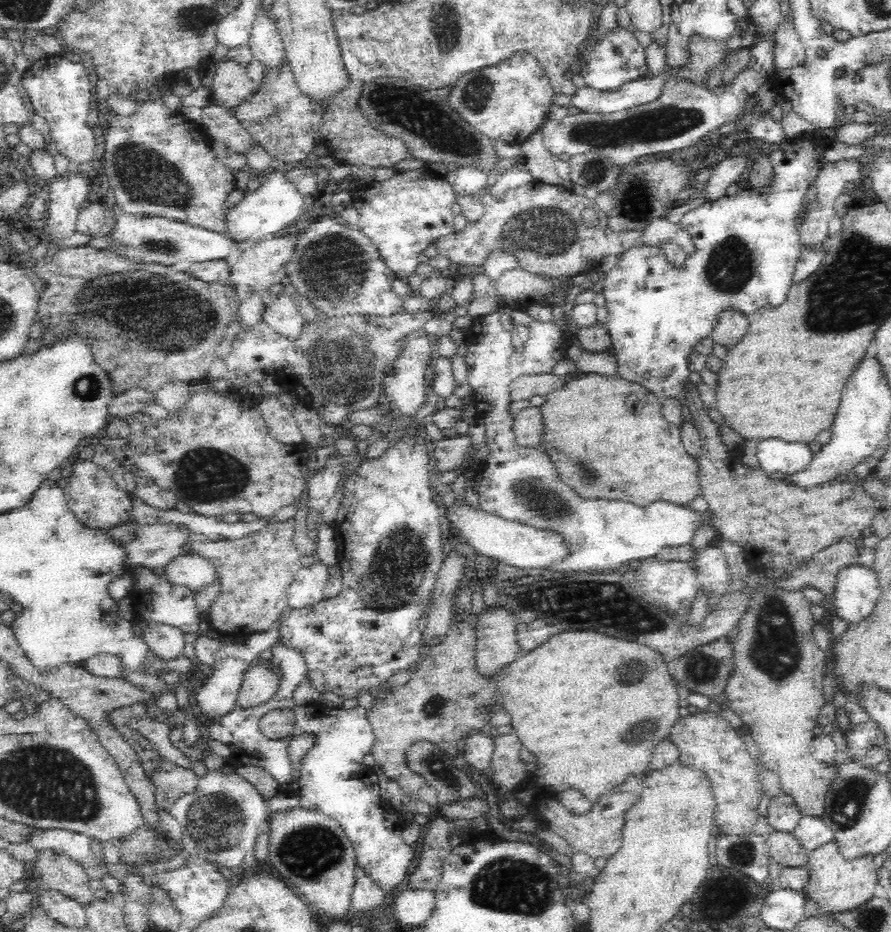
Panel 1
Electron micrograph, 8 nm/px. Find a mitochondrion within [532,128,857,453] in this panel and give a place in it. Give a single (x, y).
(729, 268)

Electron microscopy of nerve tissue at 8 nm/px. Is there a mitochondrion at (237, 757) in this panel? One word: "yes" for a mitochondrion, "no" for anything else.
no

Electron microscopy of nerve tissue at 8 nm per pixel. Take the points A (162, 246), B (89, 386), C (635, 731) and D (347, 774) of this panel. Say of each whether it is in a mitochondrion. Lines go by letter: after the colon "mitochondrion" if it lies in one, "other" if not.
A: mitochondrion
B: mitochondrion
C: mitochondrion
D: other

